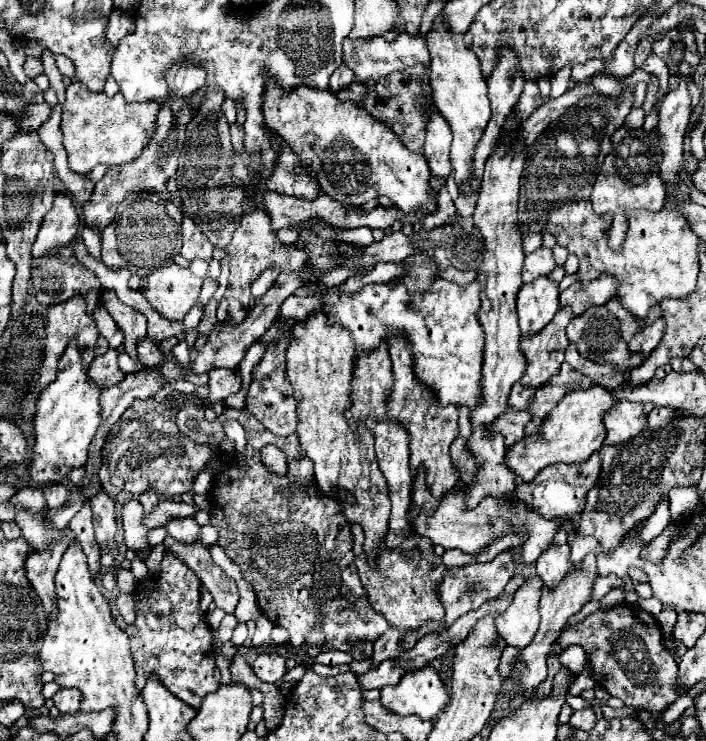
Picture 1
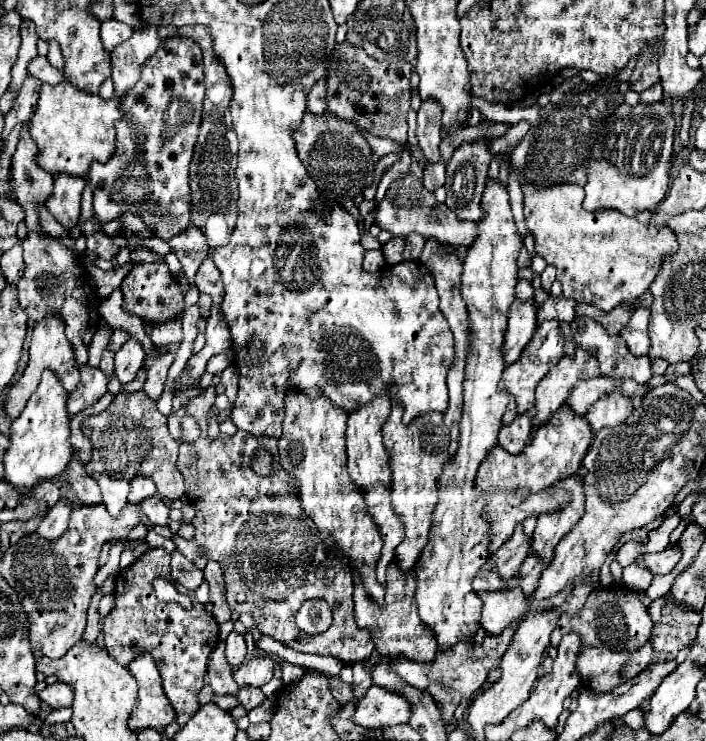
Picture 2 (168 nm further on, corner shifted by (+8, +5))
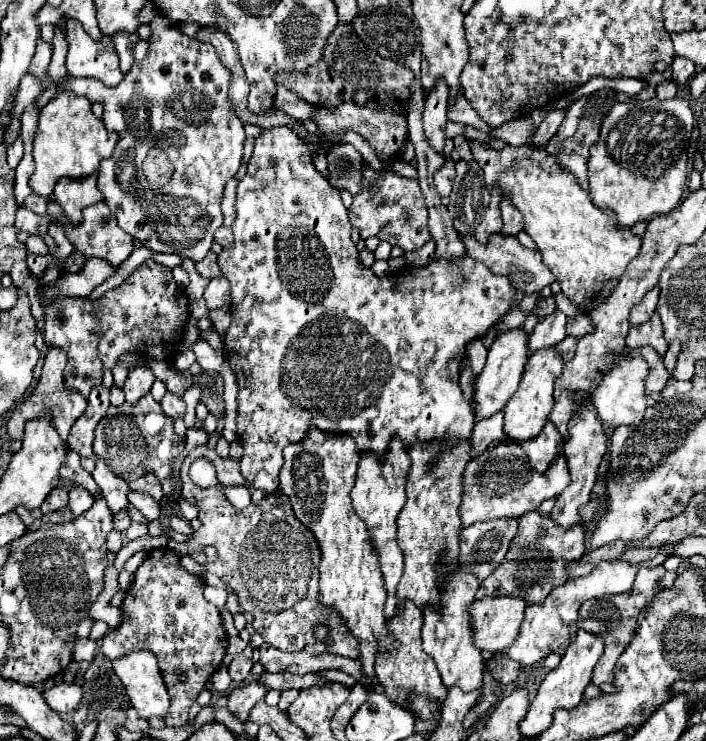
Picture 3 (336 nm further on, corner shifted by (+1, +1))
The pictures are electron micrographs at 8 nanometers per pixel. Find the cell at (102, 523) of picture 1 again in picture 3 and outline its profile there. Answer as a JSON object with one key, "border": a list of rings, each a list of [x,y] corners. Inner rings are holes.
{"border":[[[69,451],[65,457],[65,463],[61,465],[61,479],[67,479],[73,485],[81,485],[91,491],[93,497],[101,497],[101,491],[93,477],[81,467],[81,457],[75,455],[75,451]]]}

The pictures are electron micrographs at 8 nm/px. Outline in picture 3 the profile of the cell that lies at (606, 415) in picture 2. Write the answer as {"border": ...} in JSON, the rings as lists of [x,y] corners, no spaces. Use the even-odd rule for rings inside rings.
{"border":[[[617,355],[613,357],[613,367],[603,377],[601,385],[595,389],[593,405],[599,413],[599,419],[605,423],[605,427],[619,427],[619,425],[637,425],[643,421],[647,399],[645,399],[645,379],[647,379],[649,365],[643,357],[627,357]]]}

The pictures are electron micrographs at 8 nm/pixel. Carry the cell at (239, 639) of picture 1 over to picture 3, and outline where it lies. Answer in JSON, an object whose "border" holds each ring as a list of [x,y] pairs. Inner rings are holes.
{"border":[[[241,653],[241,655],[237,655],[237,657],[229,663],[227,671],[229,671],[229,675],[231,675],[231,679],[233,679],[235,683],[241,683],[241,681],[245,681],[245,679],[249,677],[251,667],[253,667],[253,661],[249,661],[249,659]]]}

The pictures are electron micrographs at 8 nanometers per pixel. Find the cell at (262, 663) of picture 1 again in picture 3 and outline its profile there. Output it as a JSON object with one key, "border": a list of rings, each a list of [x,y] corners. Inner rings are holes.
{"border":[[[253,681],[253,683],[245,685],[243,689],[233,689],[227,697],[229,699],[227,709],[239,721],[247,721],[251,709],[255,707],[257,701],[261,701],[265,697],[265,693],[267,693],[267,689],[259,681]]]}

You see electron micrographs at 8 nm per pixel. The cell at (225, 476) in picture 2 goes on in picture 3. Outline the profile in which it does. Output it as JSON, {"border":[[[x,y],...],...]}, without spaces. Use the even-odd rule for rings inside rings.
{"border":[[[201,445],[193,449],[181,467],[183,479],[183,497],[199,507],[201,529],[193,533],[193,539],[187,543],[179,543],[169,539],[167,547],[175,549],[177,555],[191,555],[197,563],[205,565],[207,571],[215,573],[227,587],[237,591],[241,607],[253,615],[253,629],[263,637],[263,641],[279,651],[311,651],[311,653],[335,653],[341,657],[359,655],[355,651],[357,643],[343,631],[343,623],[331,615],[331,611],[323,611],[317,601],[319,591],[319,545],[315,537],[299,519],[293,515],[289,499],[275,491],[275,495],[263,495],[263,491],[255,487],[247,487],[251,493],[251,505],[245,509],[235,509],[223,493],[223,487],[243,485],[245,479],[239,475],[239,463],[231,457],[221,459],[215,449]],[[197,459],[207,459],[213,463],[217,471],[217,485],[203,489],[195,485],[189,477],[189,467]],[[205,547],[217,549],[217,559],[221,561],[221,569],[211,569],[213,561],[205,557]],[[317,625],[327,625],[329,635],[325,639],[315,639],[313,629]]]}

